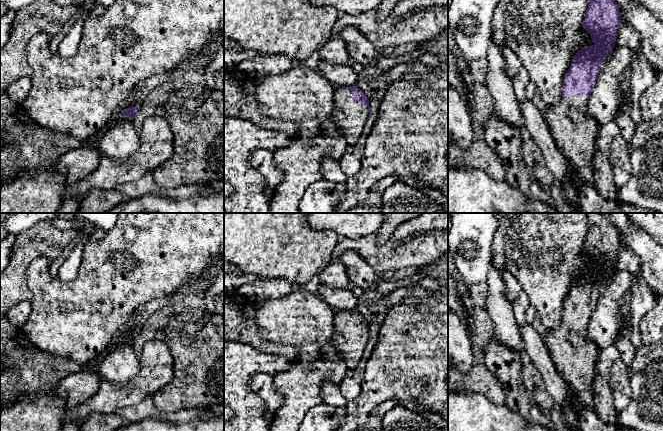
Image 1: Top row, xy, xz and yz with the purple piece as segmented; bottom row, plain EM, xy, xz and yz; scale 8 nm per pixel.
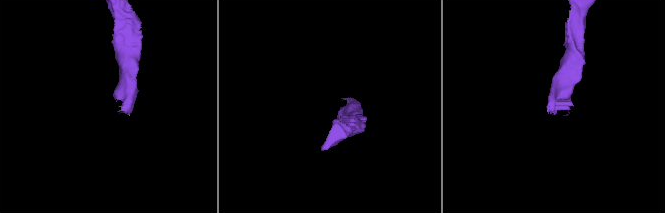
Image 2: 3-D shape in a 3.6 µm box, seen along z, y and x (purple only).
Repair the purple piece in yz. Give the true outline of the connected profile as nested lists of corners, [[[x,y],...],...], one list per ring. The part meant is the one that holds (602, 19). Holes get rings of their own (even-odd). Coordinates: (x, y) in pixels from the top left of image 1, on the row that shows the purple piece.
[[[588,0],[588,9],[582,27],[591,35],[594,45],[579,50],[564,76],[562,98],[559,103],[548,106],[543,112],[553,139],[565,156],[573,173],[565,185],[561,185],[565,201],[579,212],[578,190],[583,183],[593,183],[593,156],[601,126],[589,115],[588,101],[593,91],[604,59],[612,54],[616,32],[621,24],[621,15],[615,0]]]

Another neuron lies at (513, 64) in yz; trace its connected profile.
[[[501,46],[500,48],[505,61],[505,72],[513,79],[523,67],[521,60],[509,47]]]

